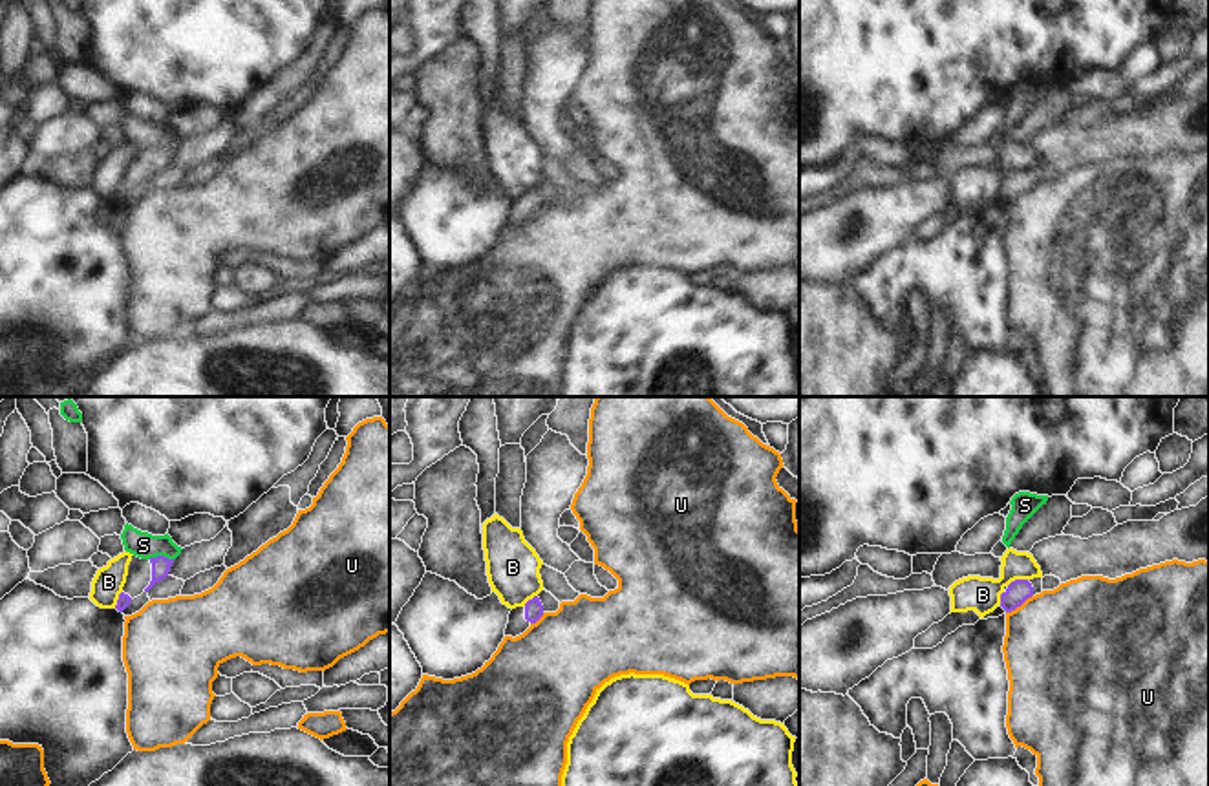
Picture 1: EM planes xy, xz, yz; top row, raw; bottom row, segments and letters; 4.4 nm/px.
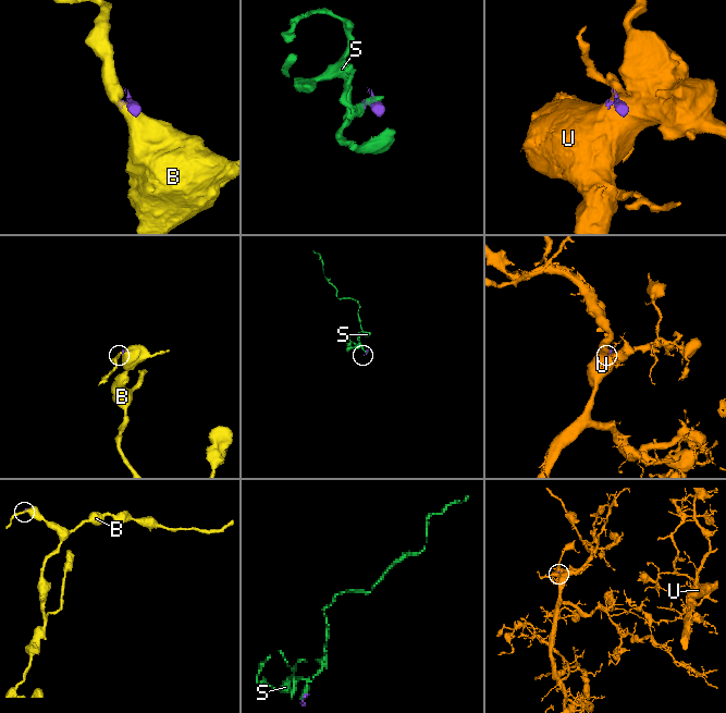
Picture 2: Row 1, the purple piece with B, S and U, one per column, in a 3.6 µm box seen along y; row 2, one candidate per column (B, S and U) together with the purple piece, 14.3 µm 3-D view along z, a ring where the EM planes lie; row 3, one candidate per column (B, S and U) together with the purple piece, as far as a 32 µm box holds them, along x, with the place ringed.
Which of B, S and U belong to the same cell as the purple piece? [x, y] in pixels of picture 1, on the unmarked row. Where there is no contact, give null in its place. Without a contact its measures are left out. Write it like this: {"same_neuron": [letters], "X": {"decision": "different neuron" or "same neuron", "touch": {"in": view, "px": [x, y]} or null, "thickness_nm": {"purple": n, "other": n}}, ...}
{"same_neuron": [], "B": {"decision": "different neuron", "touch": {"in": "yz", "px": [1016, 170]}, "thickness_nm": {"purple": 100, "other": 160}}, "S": {"decision": "different neuron", "touch": {"in": "xy", "px": [161, 147]}, "thickness_nm": {"purple": 80, "other": 120}}, "U": {"decision": "different neuron", "touch": {"in": "yz", "px": [1019, 196]}, "thickness_nm": {"purple": 100, "other": 480}}}

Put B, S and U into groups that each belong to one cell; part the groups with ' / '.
B / S / U

